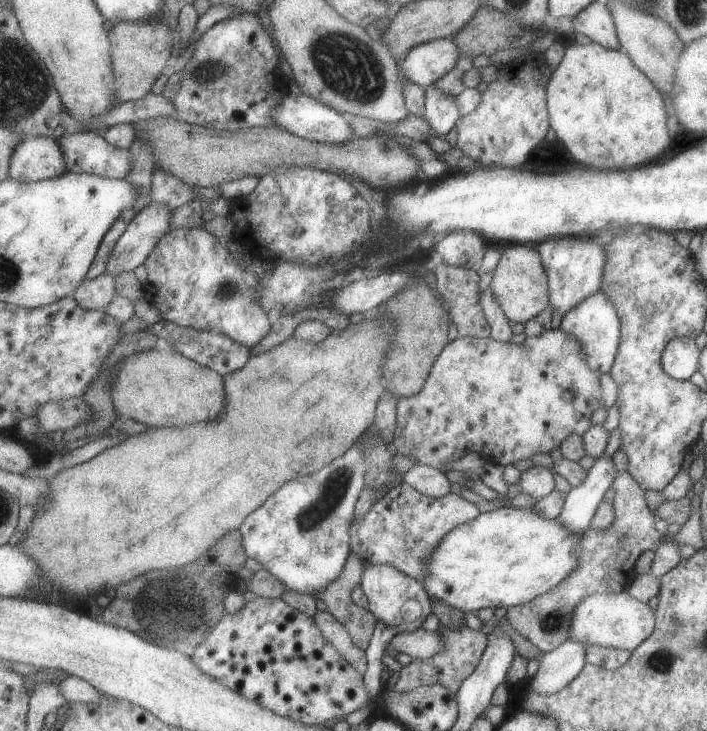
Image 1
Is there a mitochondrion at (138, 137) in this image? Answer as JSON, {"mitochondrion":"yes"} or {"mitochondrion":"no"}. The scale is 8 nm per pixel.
{"mitochondrion":"no"}

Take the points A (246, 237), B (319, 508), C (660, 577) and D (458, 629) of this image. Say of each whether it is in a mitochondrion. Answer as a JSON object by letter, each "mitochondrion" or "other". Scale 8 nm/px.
{"A":"other","B":"mitochondrion","C":"other","D":"other"}

